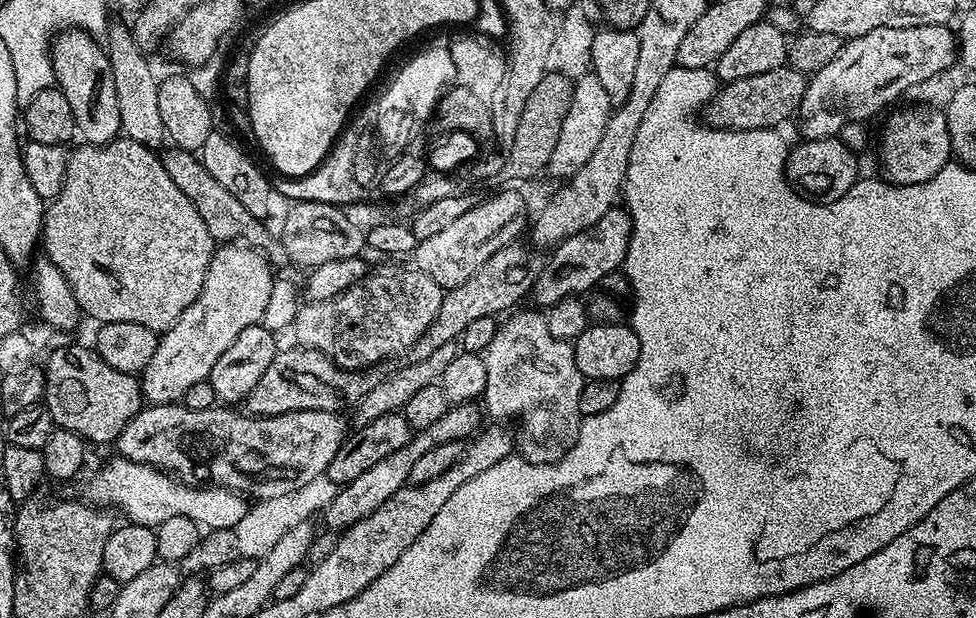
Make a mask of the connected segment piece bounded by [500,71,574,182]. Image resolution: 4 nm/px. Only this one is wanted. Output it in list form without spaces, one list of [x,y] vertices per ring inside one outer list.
[[[545,72],[542,82],[538,82],[538,86],[534,86],[534,94],[530,94],[530,98],[526,98],[526,106],[516,116],[518,120],[518,126],[511,129],[510,135],[512,135],[512,145],[508,148],[508,157],[503,157],[503,166],[500,171],[500,176],[503,179],[508,179],[508,182],[516,182],[512,180],[528,180],[531,176],[536,176],[539,172],[543,173],[548,167],[550,162],[550,154],[554,154],[554,146],[558,143],[558,134],[562,134],[562,121],[566,119],[566,110],[570,110],[570,98],[572,97],[572,85],[574,83],[573,77],[562,72]]]

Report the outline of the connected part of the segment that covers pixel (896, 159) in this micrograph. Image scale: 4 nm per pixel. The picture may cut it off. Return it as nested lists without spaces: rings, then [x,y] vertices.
[[[912,104],[892,113],[880,138],[883,175],[889,183],[918,185],[938,174],[952,158],[952,143],[943,111]]]

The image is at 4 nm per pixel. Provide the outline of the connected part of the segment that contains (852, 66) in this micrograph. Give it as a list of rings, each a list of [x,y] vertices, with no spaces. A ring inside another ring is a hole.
[[[949,25],[870,30],[870,34],[847,41],[834,62],[811,73],[798,113],[799,135],[806,140],[839,137],[844,125],[868,122],[887,104],[901,99],[910,86],[946,70],[957,60],[958,36]]]

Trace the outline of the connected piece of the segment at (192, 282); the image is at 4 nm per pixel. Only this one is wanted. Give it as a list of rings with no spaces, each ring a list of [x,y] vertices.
[[[117,138],[106,142],[105,144],[81,143],[81,148],[73,147],[68,153],[66,162],[66,178],[62,184],[62,190],[54,199],[45,207],[44,210],[44,231],[42,233],[42,252],[66,278],[74,298],[78,302],[81,313],[88,316],[100,324],[109,324],[110,322],[138,322],[157,334],[167,332],[174,322],[198,298],[202,290],[202,282],[206,282],[206,270],[210,264],[212,253],[216,251],[217,241],[212,239],[210,230],[206,230],[206,222],[202,222],[202,217],[198,215],[198,210],[194,210],[194,202],[174,186],[170,174],[166,174],[164,161],[153,149],[147,148],[145,144],[139,144],[127,138]]]

